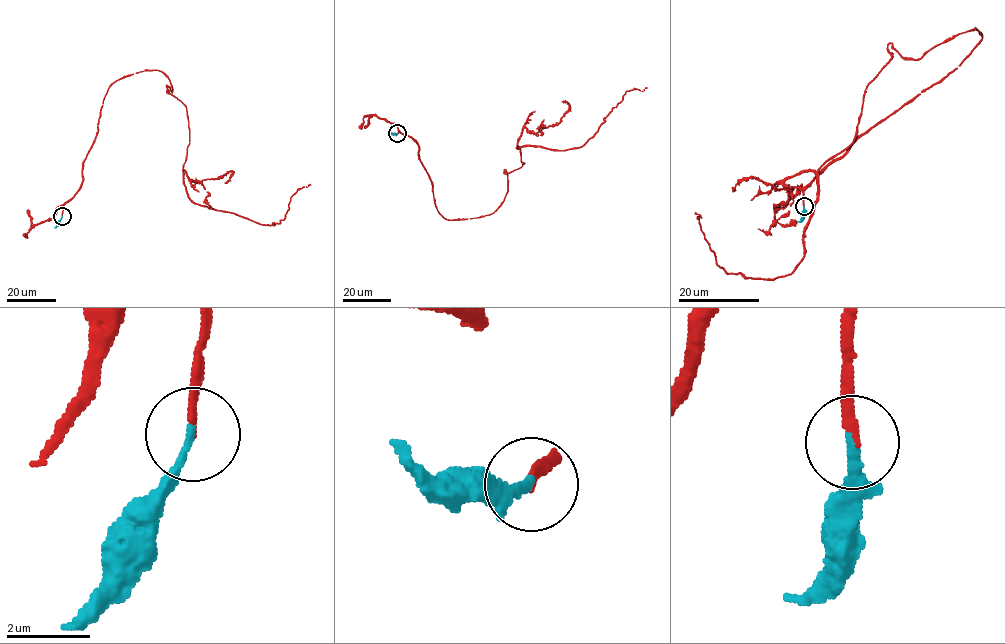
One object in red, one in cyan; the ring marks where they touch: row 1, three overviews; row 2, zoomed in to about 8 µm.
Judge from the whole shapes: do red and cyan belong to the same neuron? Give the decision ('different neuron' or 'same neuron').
same neuron

